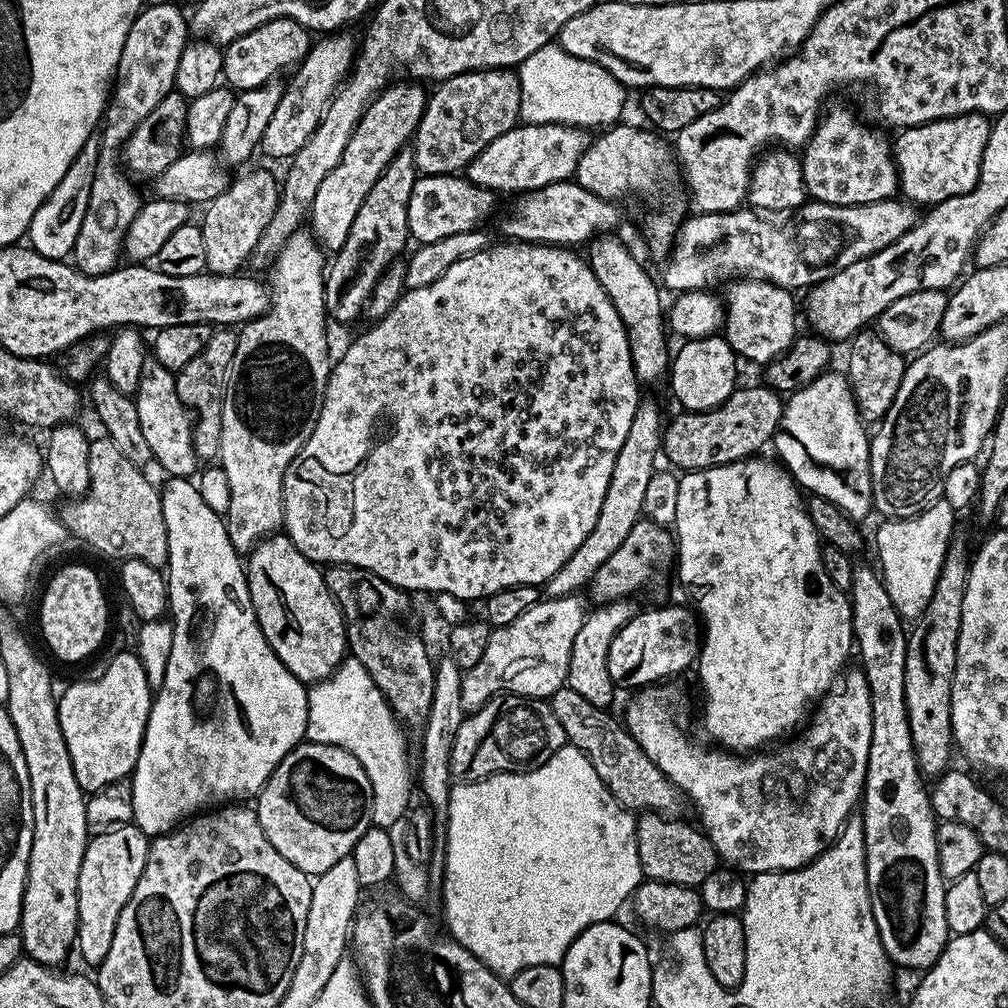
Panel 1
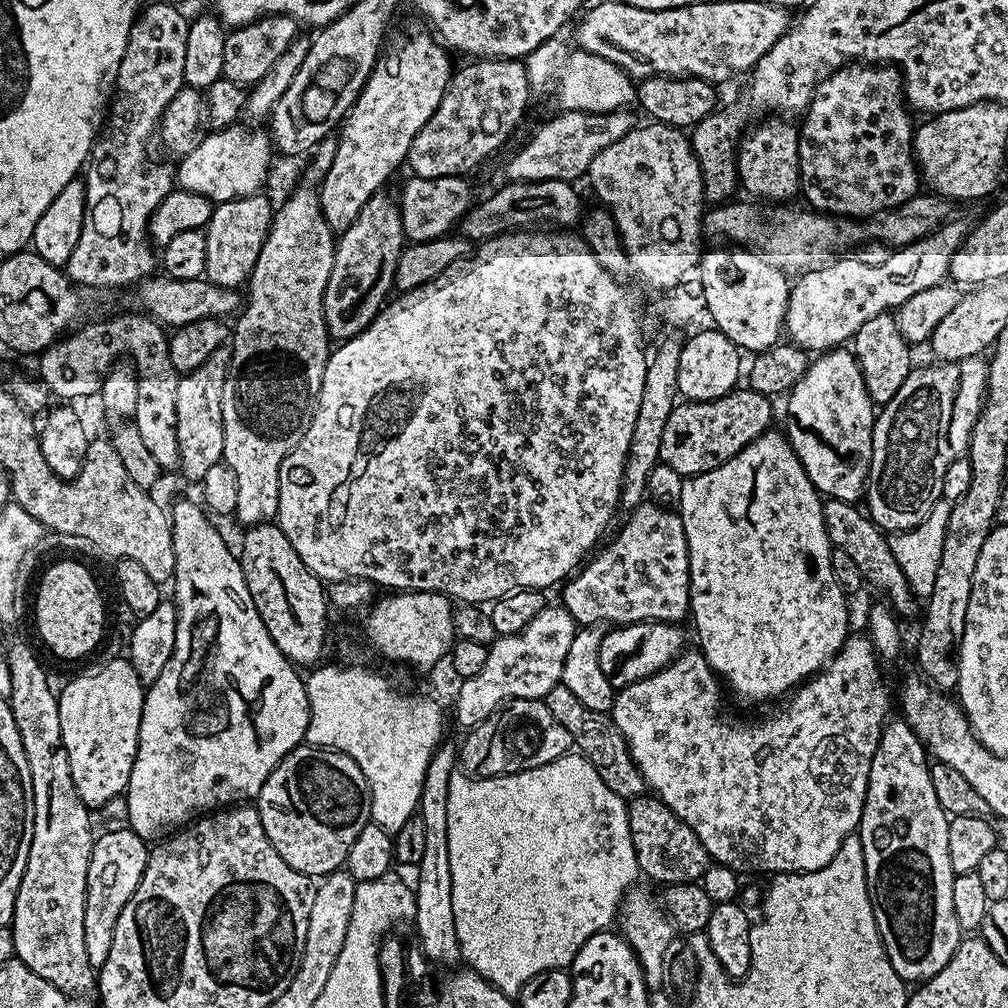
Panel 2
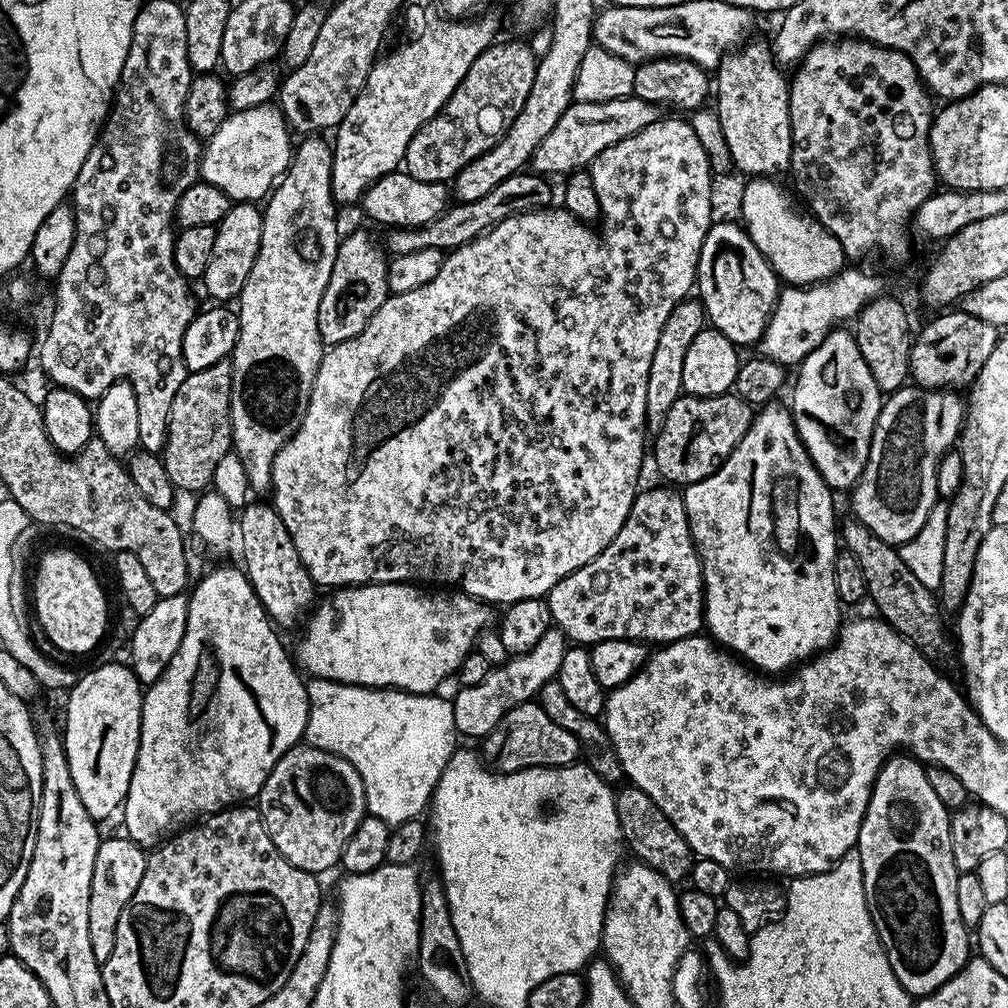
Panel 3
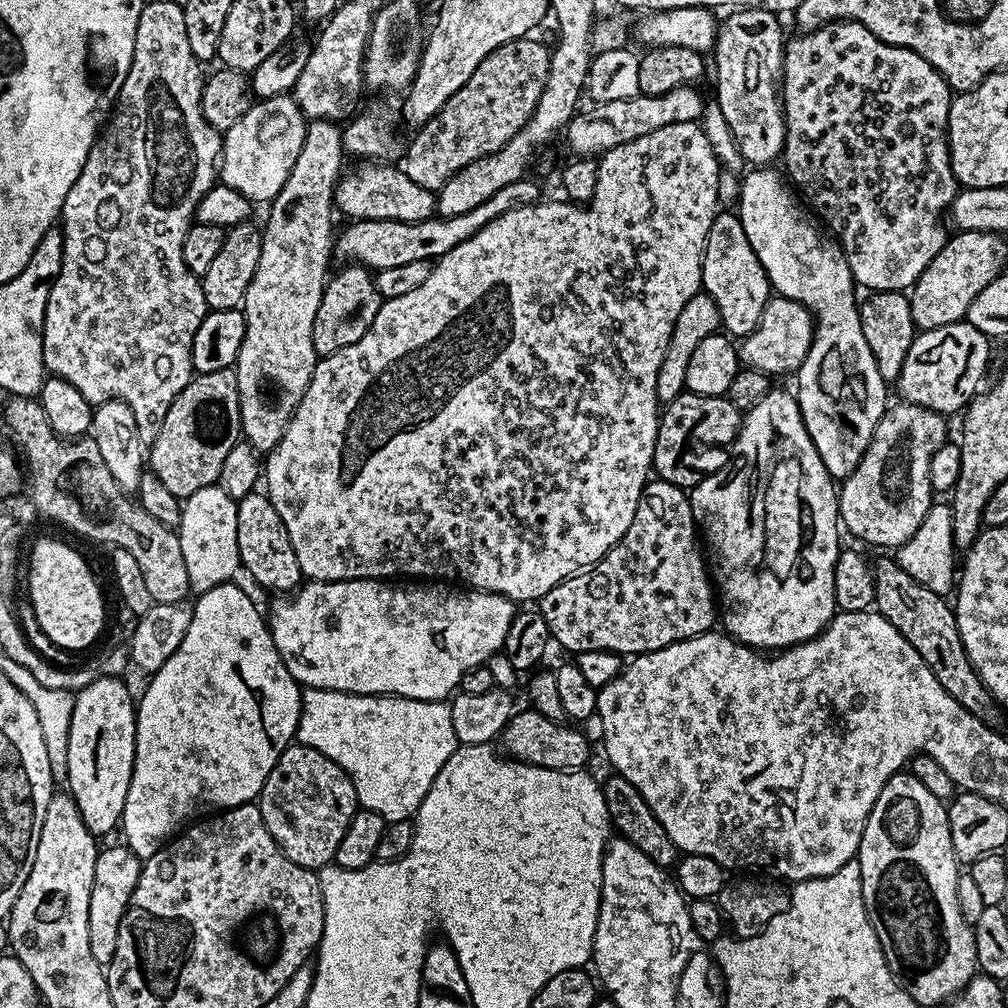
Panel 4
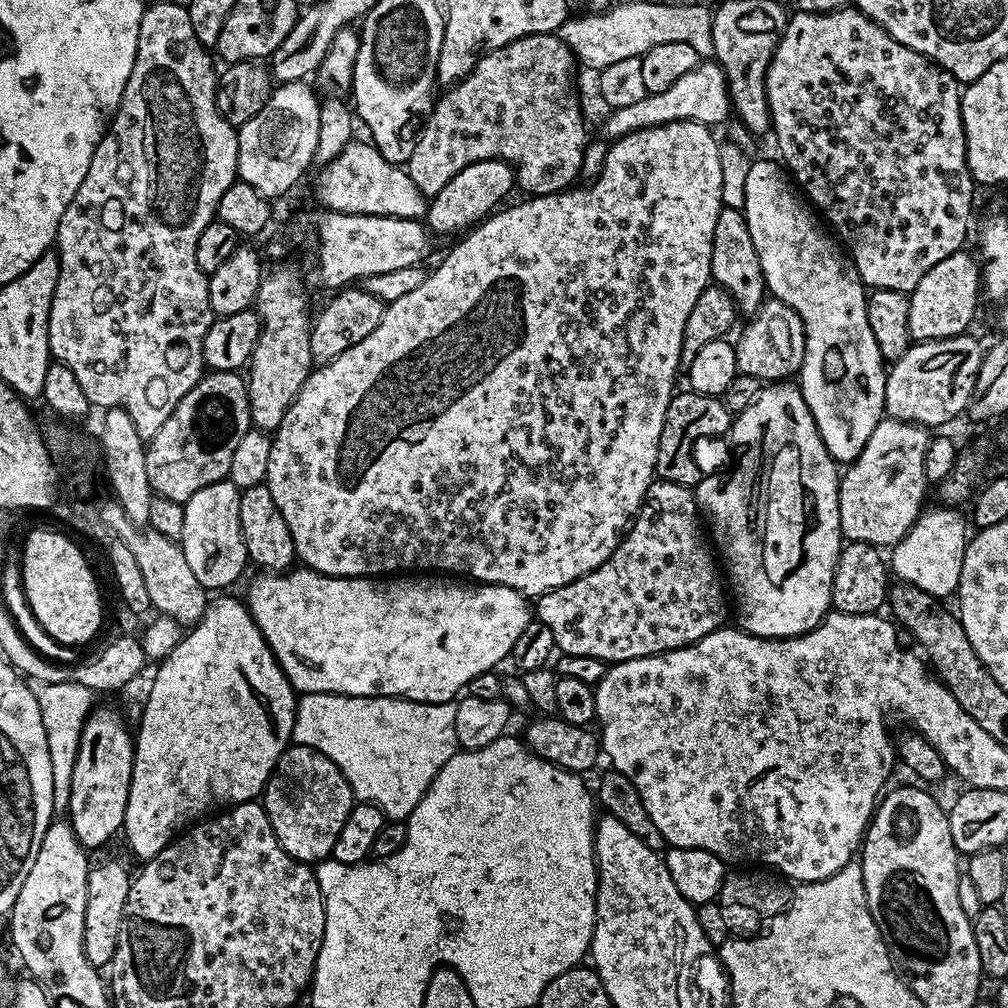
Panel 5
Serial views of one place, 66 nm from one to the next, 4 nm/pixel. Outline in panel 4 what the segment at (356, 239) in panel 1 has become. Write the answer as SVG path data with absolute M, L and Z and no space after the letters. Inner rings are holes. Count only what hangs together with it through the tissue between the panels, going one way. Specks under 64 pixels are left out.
M355 262L349 263L340 273L325 283L322 302L318 302L318 314L314 314L314 350L323 358L346 346L354 346L374 322L382 303L373 273Z

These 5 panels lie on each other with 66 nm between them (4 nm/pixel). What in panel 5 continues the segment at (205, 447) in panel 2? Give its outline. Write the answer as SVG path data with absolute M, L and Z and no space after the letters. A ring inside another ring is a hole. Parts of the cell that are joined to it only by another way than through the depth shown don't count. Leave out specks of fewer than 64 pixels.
M239 371L201 375L200 381L174 406L174 414L162 422L162 430L147 441L146 478L153 493L185 504L192 494L227 477L234 449L242 434L253 427L248 386Z

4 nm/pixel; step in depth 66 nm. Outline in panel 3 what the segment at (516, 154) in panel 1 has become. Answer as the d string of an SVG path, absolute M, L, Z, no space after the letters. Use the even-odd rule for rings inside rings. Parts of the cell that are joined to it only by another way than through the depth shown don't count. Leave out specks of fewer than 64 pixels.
M634 95L606 102L573 102L560 116L553 130L539 143L530 161L531 169L544 176L564 176L570 172L581 171L591 165L602 150L640 133L646 126L661 119L661 116L661 109L657 105Z

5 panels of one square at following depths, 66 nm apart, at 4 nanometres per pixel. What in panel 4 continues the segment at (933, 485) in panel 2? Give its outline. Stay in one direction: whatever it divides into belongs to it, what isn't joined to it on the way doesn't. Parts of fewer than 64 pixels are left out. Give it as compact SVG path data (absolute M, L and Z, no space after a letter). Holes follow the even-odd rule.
M899 403L885 411L866 454L838 488L840 524L858 539L884 548L880 550L901 548L922 526L934 503L930 458L946 443L944 435L948 432L941 413L917 404Z

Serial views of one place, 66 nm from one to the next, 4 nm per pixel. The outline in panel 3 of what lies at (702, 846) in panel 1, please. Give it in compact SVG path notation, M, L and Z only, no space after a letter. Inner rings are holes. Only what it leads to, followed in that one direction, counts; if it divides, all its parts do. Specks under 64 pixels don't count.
M631 786L621 787L616 792L616 809L627 851L633 852L636 855L633 857L639 863L658 870L662 878L673 882L689 879L694 863L694 853L686 842L686 838L682 838L682 834L674 830L674 822L670 822L670 818L666 818L666 814L662 814L662 810L658 810L658 806L654 806L654 802L650 802L650 798L642 794L642 790Z

